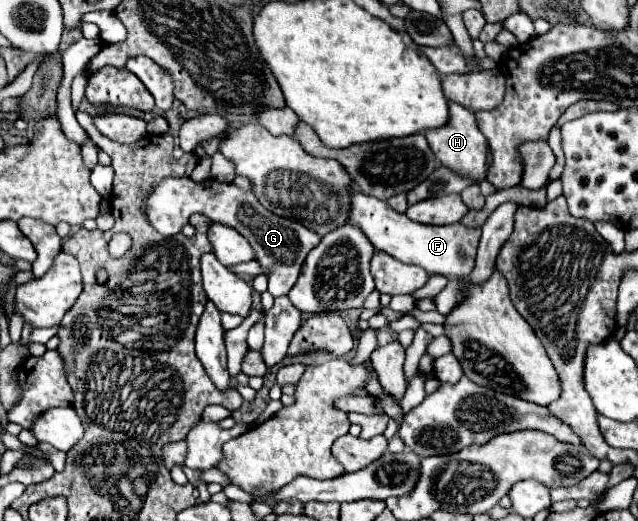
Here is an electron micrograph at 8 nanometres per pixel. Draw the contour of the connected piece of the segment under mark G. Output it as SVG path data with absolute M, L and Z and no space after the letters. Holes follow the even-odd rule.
M167 177L153 189L145 209L147 209L149 223L165 237L181 233L181 229L189 223L189 217L195 213L201 213L211 221L237 229L257 253L255 261L263 267L263 273L269 279L267 291L273 297L281 297L289 293L289 289L295 285L299 277L299 271L307 253L313 247L317 247L321 241L317 233L305 229L303 225L297 225L297 221L269 213L251 191L245 193L235 183L219 183L215 179L195 183L189 177ZM235 211L237 211L237 217L235 217Z

